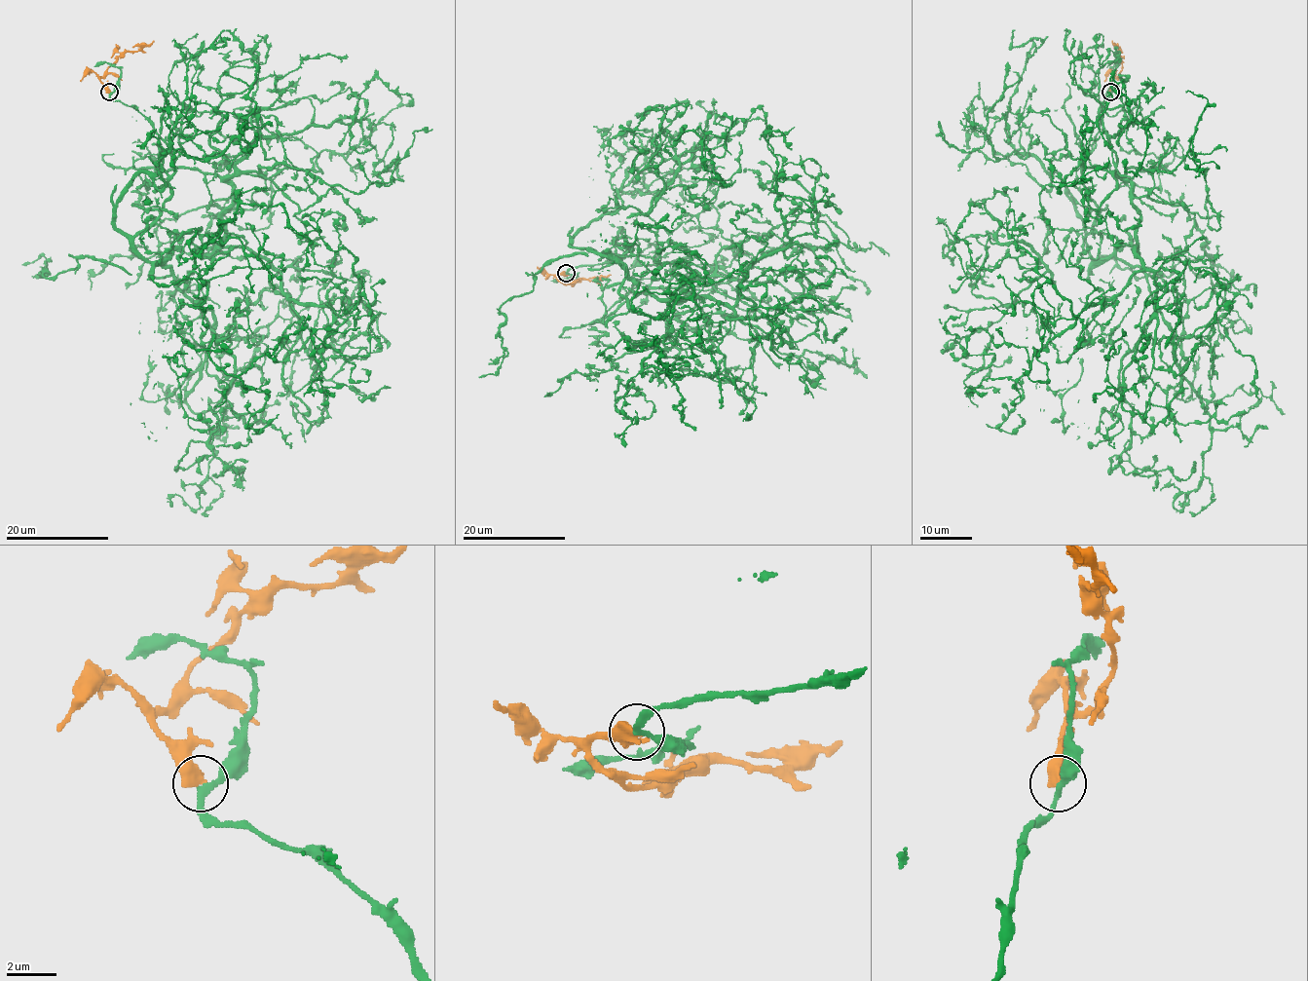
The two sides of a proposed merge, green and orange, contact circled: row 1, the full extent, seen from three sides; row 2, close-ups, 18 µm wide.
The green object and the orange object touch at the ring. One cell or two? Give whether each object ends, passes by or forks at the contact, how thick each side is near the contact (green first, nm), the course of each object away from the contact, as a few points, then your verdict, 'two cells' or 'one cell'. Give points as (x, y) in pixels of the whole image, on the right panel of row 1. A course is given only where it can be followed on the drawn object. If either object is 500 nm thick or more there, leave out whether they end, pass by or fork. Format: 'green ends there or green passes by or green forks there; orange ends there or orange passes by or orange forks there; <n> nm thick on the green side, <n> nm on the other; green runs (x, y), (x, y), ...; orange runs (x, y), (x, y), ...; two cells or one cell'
200 nm thick on the green side, 500 nm on the other; green runs (1110, 92), (1082, 184), (1143, 270), (1029, 367), (945, 323), (995, 356), (964, 383), (997, 428), (1040, 408); orange runs (1110, 92), (1112, 80), (1121, 68), (1121, 58), (1112, 42); two cells

